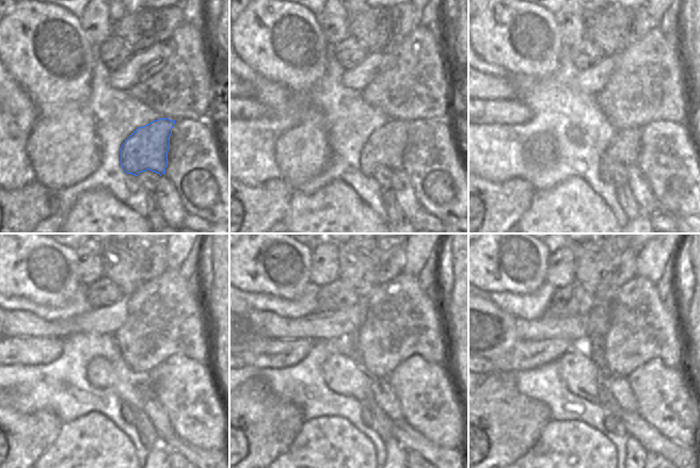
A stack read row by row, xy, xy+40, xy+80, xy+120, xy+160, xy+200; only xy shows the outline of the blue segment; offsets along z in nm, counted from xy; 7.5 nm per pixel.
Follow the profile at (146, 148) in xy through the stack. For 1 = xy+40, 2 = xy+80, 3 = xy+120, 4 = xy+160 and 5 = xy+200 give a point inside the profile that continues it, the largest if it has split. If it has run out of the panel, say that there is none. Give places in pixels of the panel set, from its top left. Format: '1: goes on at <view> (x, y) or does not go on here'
1: goes on at xy+40 (385, 147)
2: goes on at xy+80 (623, 148)
3: goes on at xy+120 (126, 412)
4: goes on at xy+160 (368, 418)
5: goes on at xy+200 (614, 423)

